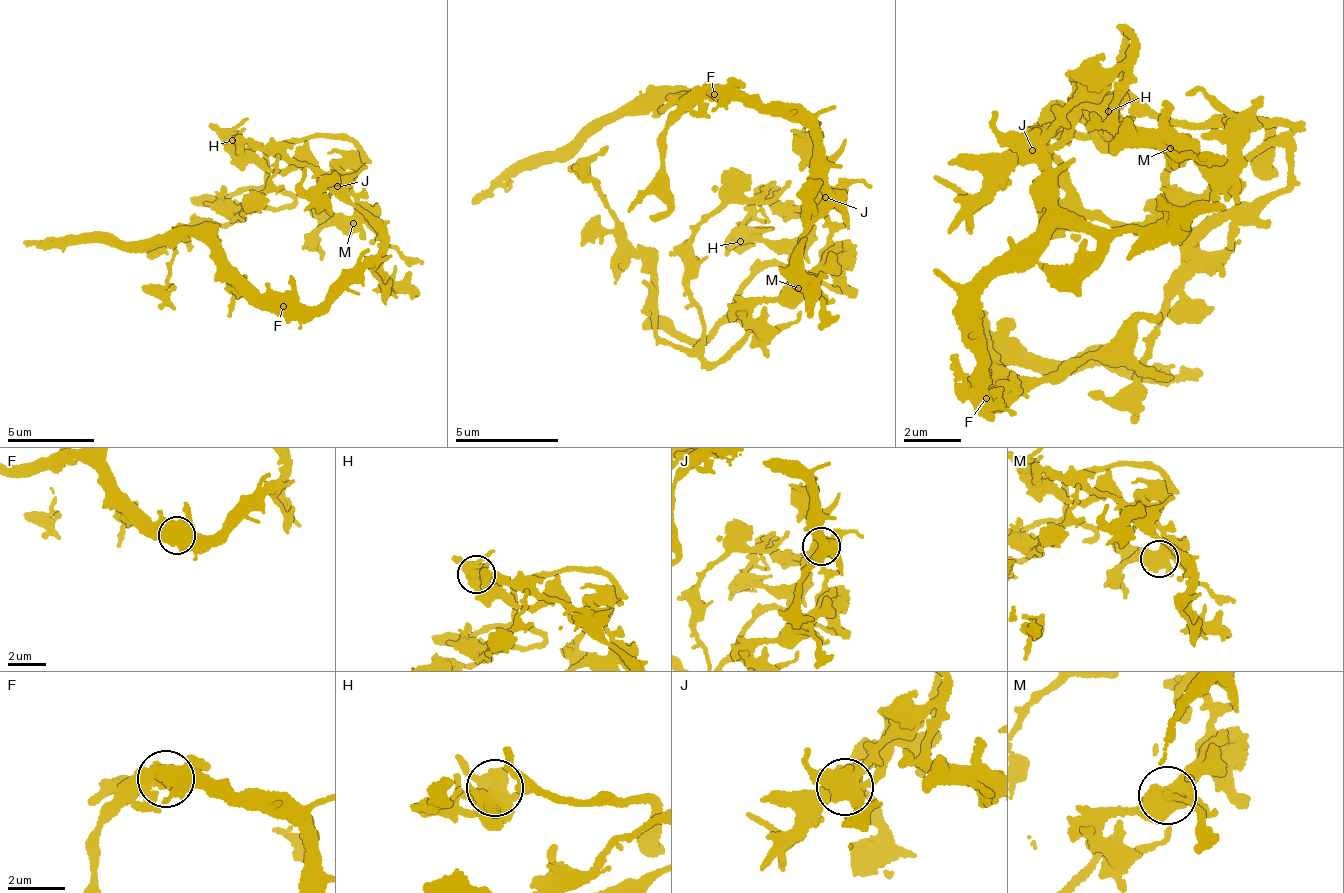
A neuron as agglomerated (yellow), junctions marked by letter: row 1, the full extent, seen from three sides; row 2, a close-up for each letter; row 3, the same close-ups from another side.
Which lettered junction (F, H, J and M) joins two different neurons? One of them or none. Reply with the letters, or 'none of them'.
J

